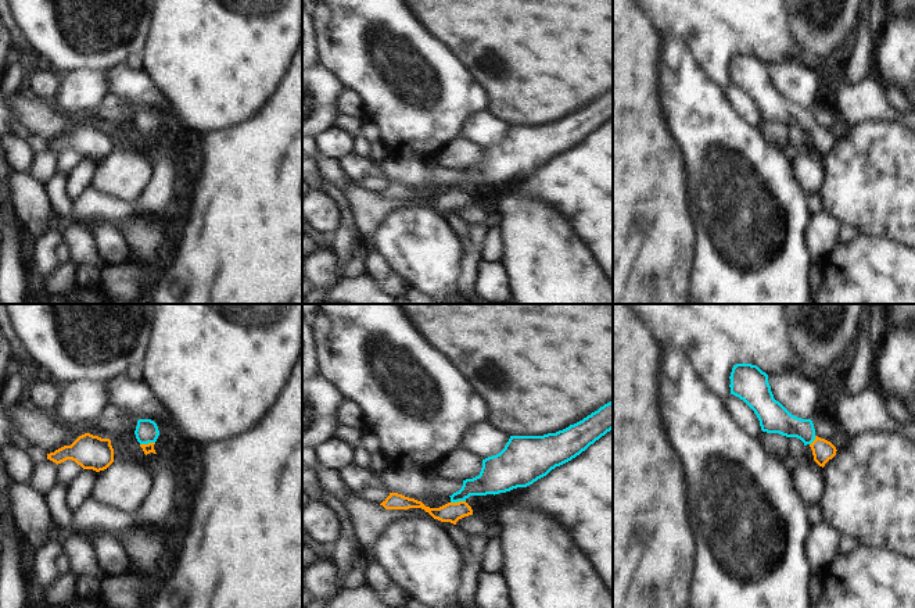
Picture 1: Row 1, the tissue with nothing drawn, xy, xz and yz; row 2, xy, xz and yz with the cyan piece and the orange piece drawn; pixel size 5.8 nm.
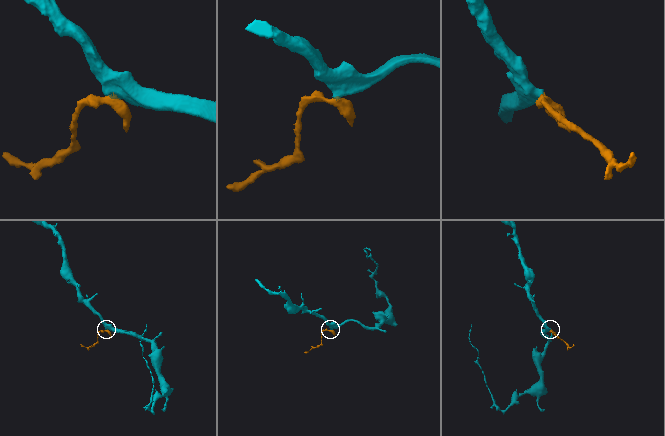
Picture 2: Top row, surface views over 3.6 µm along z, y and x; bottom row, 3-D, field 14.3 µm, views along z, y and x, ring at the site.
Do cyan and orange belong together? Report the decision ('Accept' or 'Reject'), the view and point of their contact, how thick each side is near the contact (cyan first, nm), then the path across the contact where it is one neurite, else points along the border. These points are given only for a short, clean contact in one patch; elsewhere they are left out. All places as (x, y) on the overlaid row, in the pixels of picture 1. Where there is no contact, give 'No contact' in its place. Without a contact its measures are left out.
Accept. Touches cyan at xy (147, 443). Thickness 130 nm (cyan) against 60 nm. Path across: xy (146, 432), (147, 443), (147, 449)

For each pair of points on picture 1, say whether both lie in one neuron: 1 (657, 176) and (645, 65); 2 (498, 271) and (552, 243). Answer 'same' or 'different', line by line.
1: same
2: different

